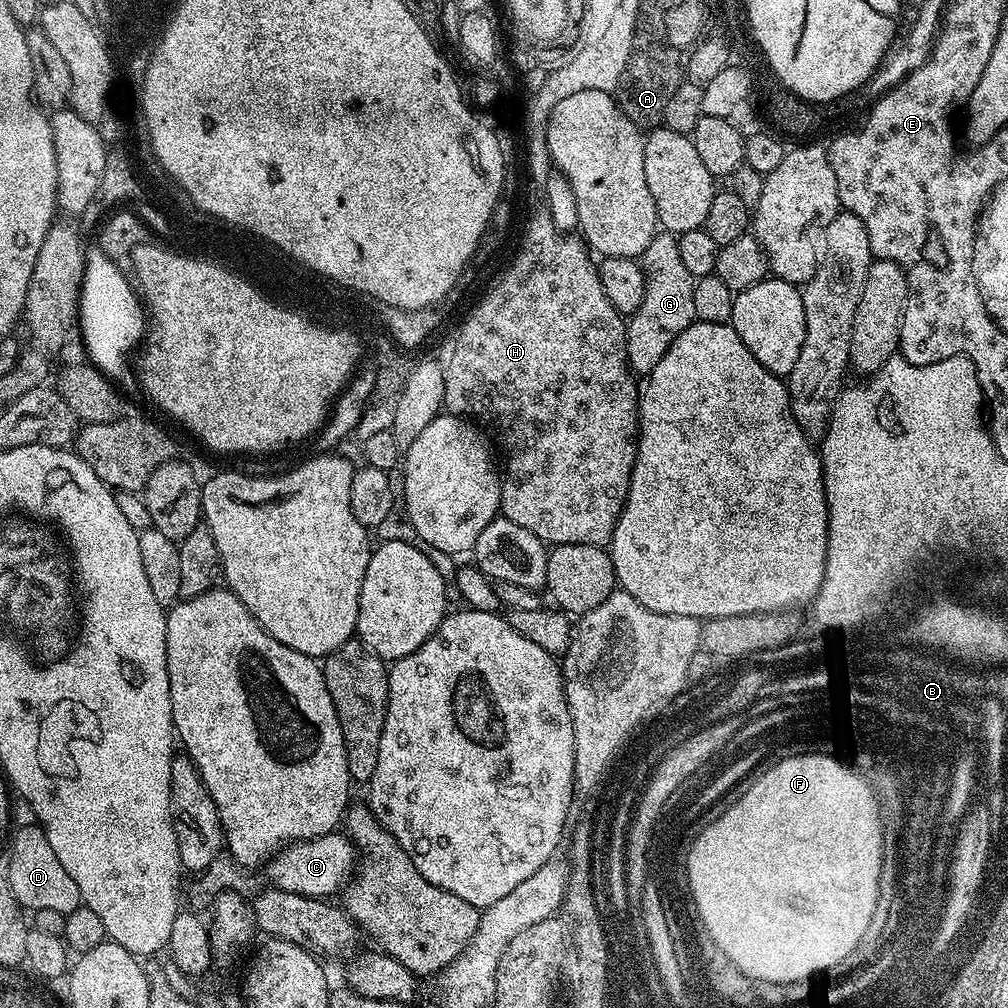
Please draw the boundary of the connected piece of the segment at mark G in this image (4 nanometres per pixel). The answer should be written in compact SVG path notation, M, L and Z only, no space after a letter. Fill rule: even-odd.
M663 230L657 231L654 238L650 238L650 246L638 257L640 266L644 270L646 278L646 294L642 298L642 306L638 306L635 314L627 317L626 327L628 330L628 341L626 350L628 351L628 364L637 377L647 377L649 372L662 362L662 354L670 350L674 338L682 330L686 330L696 320L696 311L694 310L694 277L690 270L686 270L686 265L682 262L682 253L678 251L678 239L673 233Z

